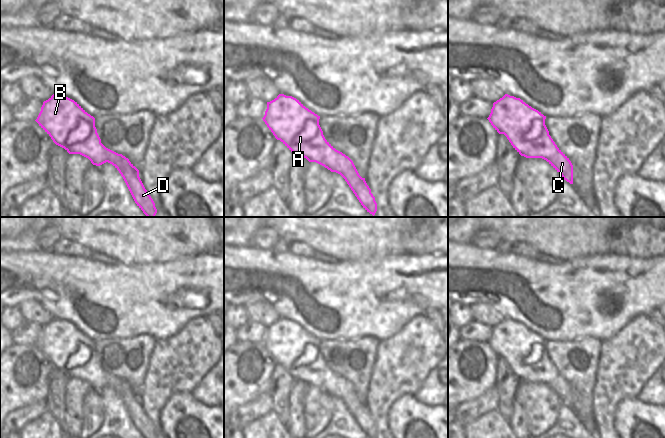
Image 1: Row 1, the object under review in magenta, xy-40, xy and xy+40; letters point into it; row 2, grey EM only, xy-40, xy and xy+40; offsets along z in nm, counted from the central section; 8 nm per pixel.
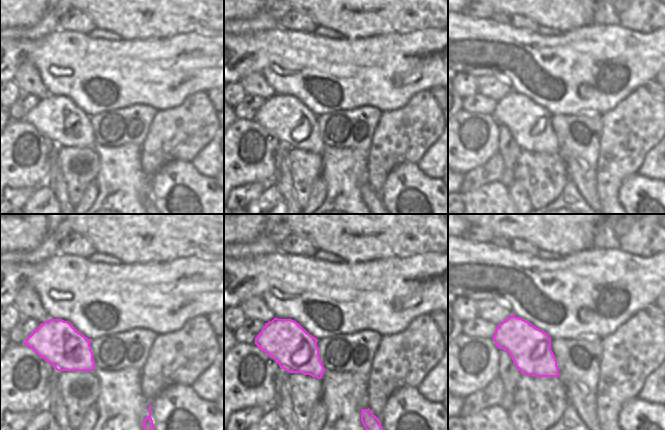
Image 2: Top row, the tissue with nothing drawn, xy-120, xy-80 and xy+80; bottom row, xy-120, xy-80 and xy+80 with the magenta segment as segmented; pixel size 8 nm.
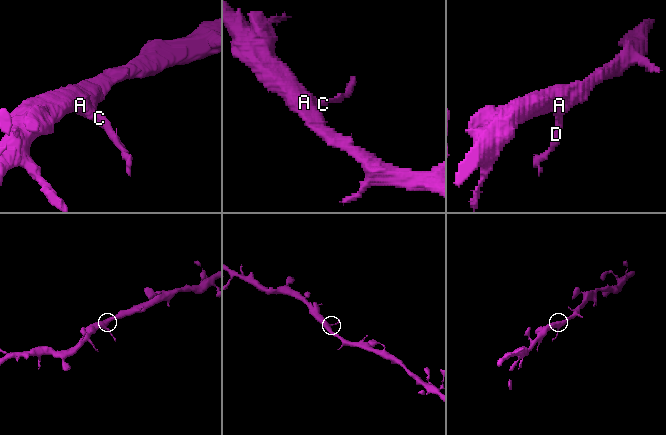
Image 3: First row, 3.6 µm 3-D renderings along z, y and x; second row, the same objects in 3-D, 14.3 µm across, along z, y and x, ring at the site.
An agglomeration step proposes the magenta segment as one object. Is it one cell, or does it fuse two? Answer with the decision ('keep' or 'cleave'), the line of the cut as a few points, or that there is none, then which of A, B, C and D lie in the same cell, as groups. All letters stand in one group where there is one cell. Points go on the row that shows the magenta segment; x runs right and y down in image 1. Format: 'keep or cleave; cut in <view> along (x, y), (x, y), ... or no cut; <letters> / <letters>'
keep; no cut; A B C D

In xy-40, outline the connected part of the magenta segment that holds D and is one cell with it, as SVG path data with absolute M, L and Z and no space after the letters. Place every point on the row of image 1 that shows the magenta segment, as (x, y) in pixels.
M53 94L43 102L35 121L56 145L69 154L80 154L96 166L106 162L112 164L123 177L137 206L147 217L155 217L155 203L139 177L139 170L128 158L101 143L95 118L77 102L66 96Z

